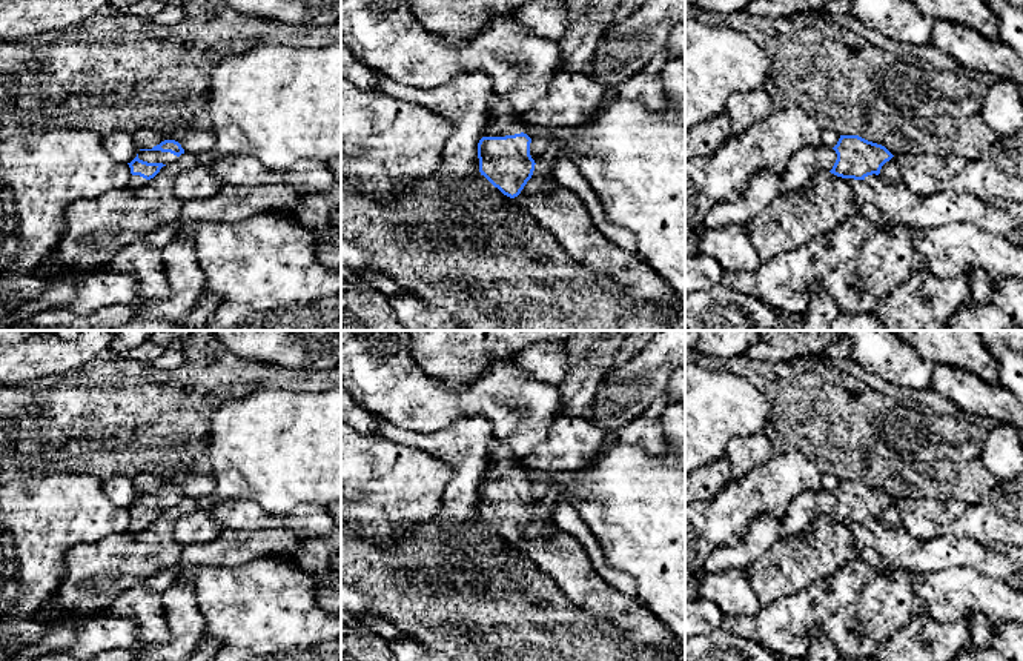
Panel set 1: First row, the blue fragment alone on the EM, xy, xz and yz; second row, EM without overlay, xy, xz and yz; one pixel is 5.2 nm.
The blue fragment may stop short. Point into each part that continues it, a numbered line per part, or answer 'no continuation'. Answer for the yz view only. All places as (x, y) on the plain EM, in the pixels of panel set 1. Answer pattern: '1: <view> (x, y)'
1: yz (805, 506)

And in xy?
1: xy (146, 500)

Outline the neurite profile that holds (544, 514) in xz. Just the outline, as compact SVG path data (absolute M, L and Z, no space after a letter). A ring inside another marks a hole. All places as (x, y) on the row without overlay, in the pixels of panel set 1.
M561 486L548 489L545 497L541 500L538 507L535 509L535 515L533 515L531 523L527 526L527 529L524 530L521 538L513 543L513 546L518 549L519 541L530 541L530 540L535 540L535 538L548 536L551 532L548 530L547 526L550 523L556 524L555 510L553 510L555 506L559 501L571 503L570 495L571 495L571 490L561 487Z

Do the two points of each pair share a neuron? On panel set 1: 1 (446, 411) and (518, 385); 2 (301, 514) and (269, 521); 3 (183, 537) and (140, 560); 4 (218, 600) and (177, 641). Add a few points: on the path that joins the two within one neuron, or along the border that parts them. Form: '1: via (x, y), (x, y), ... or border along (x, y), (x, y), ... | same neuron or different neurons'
1: via (464, 401), (499, 395) | same neuron
2: via (294, 521), (277, 521) | same neuron
3: border along (195, 511), (175, 524), (174, 540), (180, 546) | different neurons
4: border along (191, 583), (203, 618), (203, 632) | different neurons

